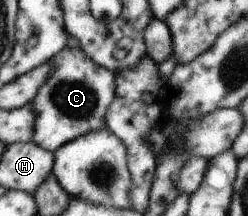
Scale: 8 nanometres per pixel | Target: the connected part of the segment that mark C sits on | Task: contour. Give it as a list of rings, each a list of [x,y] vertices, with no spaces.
[[[72,39],[49,62],[52,64],[51,74],[45,84],[41,86],[39,94],[32,100],[32,105],[36,110],[33,142],[40,145],[41,148],[49,149],[55,153],[58,148],[75,140],[78,136],[86,135],[106,126],[108,108],[112,106],[113,100],[116,99],[117,76],[114,72],[105,68],[104,65],[98,65],[96,61],[87,56],[83,48]]]

